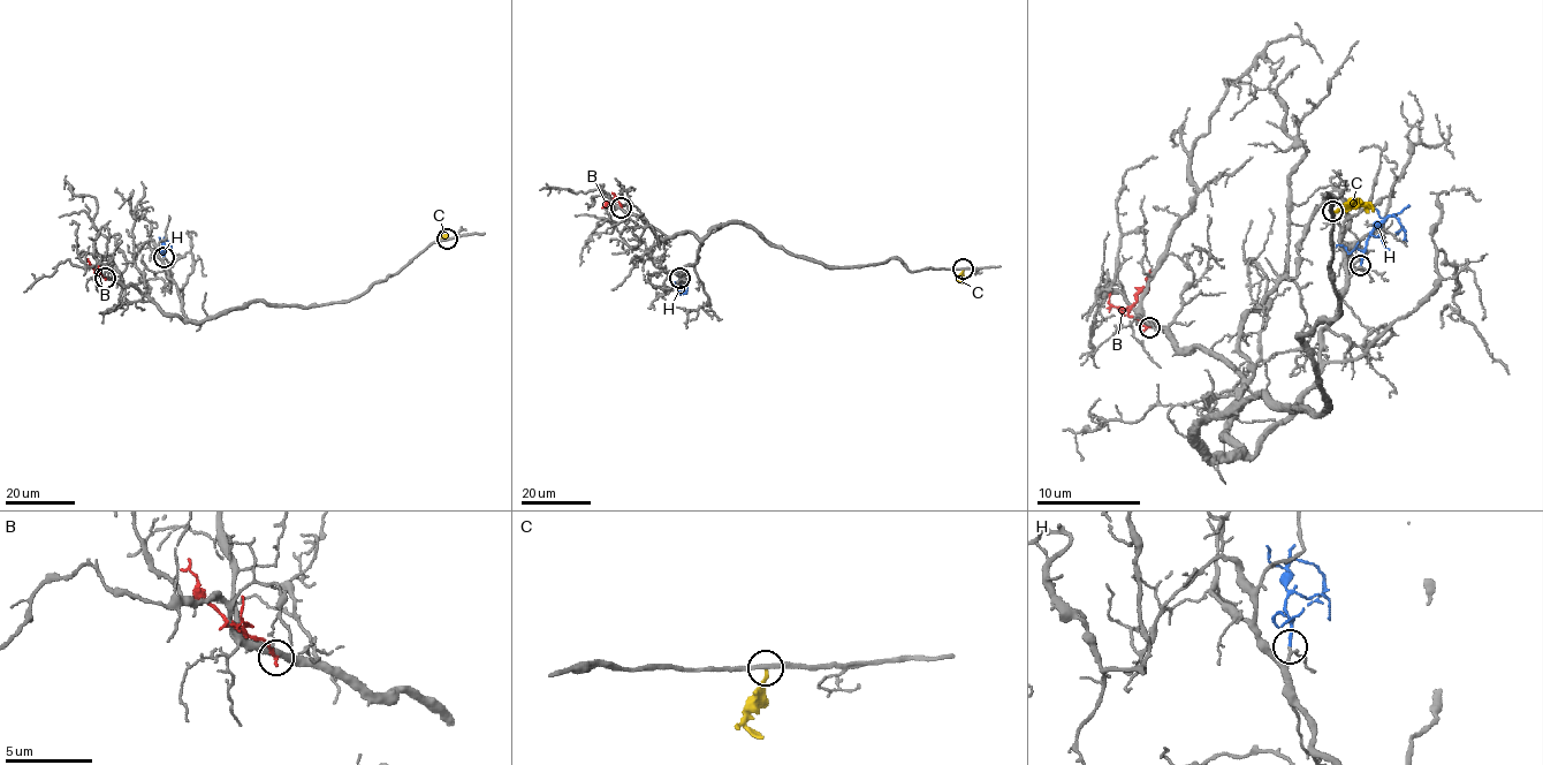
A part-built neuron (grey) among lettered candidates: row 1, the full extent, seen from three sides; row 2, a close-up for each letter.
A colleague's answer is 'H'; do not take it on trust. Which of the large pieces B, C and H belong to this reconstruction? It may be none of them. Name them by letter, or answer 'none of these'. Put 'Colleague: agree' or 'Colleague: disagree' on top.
Colleague: agree
H

